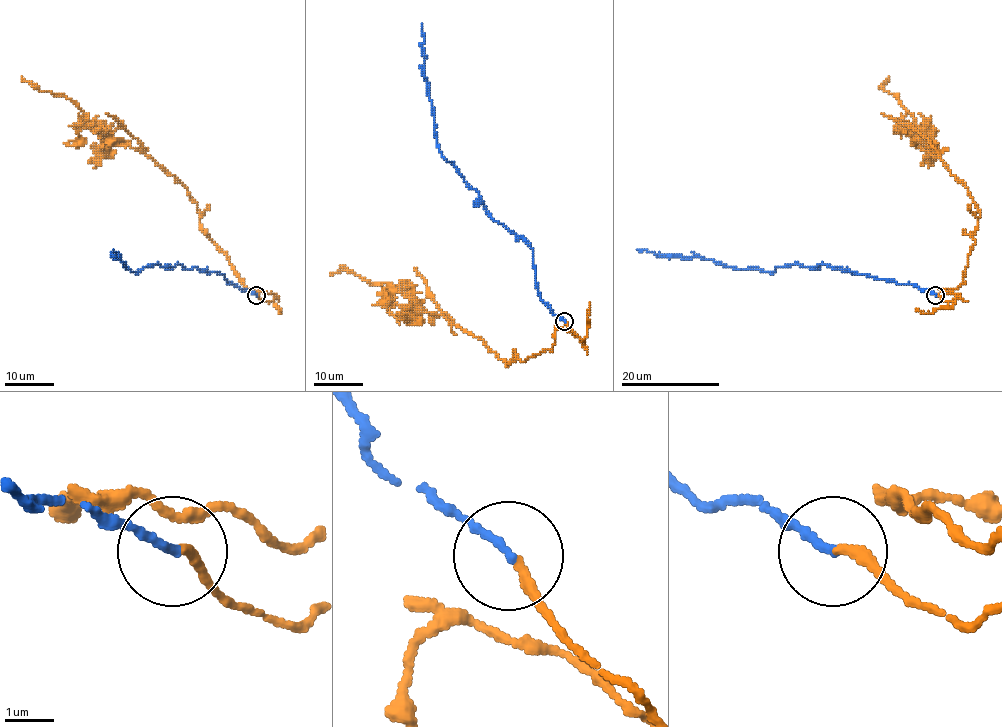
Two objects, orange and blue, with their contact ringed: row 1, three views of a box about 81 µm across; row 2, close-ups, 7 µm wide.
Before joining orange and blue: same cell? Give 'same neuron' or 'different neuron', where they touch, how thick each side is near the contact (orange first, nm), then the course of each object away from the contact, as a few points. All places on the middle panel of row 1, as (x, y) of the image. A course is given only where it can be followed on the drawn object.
different neuron; at (564, 321); 200 nm thick on the orange side, 160 nm on the other; orange runs (565, 321), (581, 342), (558, 328), (551, 349), (507, 366), (444, 317), (401, 307), (346, 270), (329, 276); blue runs (564, 321), (539, 297), (531, 246), (497, 223), (437, 145), (421, 24)

